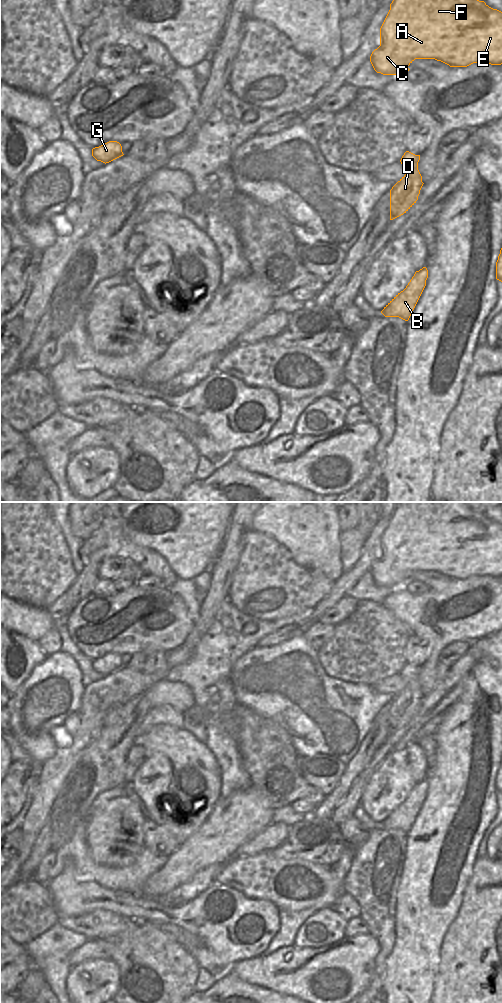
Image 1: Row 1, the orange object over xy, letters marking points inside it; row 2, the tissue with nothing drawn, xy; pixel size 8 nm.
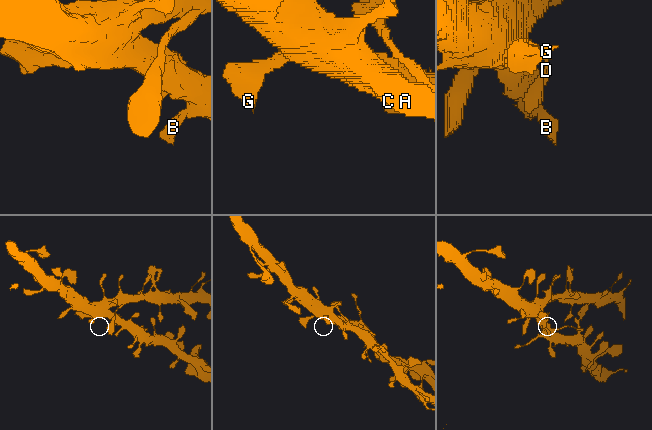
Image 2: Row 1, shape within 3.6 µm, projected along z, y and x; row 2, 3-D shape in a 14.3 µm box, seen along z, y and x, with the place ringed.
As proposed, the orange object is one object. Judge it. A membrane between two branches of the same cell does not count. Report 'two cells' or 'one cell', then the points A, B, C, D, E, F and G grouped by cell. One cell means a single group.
one cell; A B C D E F G

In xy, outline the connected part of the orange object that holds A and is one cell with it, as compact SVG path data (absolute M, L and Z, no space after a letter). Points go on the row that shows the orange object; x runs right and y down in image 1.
M393 0L390 4L390 10L380 28L380 46L375 49L370 62L377 73L383 75L397 75L407 73L408 66L415 59L435 59L441 61L450 67L467 67L473 63L489 63L491 65L502 64L502 12L489 7L484 1L479 0Z

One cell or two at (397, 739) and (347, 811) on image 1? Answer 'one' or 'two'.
one

